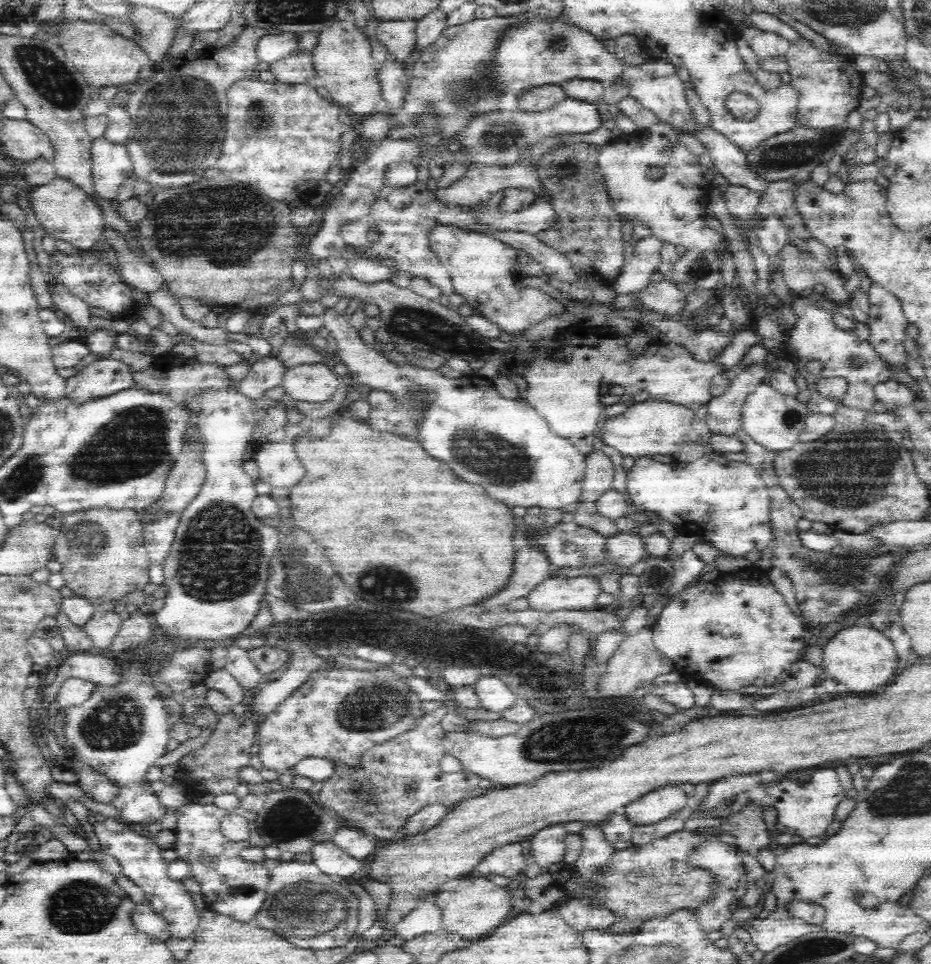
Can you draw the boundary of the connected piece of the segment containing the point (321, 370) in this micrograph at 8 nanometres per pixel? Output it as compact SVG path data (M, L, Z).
M298 364L288 368L282 388L298 402L322 404L342 388L342 380L324 364Z

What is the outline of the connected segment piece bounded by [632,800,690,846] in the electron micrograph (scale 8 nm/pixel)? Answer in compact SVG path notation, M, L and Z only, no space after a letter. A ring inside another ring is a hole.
M690 800L688 806L682 808L682 812L674 814L672 818L666 818L658 824L650 824L650 826L634 826L634 842L640 846L648 846L654 844L654 840L662 840L674 832L682 832L686 822L690 820Z

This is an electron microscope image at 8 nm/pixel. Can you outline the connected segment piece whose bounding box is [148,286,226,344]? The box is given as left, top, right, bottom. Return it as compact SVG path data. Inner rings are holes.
M166 286L150 294L150 304L148 306L158 308L162 312L164 320L170 320L170 322L176 324L178 332L188 334L188 336L192 336L198 342L212 342L212 344L214 342L216 344L224 344L226 342L226 332L222 332L218 328L204 328L202 324L192 322L190 318L186 318L182 314L178 298L174 294L170 294L170 290Z

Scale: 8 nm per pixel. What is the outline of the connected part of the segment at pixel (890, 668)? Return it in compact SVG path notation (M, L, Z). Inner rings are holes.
M866 626L840 628L822 648L822 660L818 670L822 670L830 680L846 684L848 692L880 692L880 686L886 686L898 666L898 654L892 646L888 634L882 634Z

